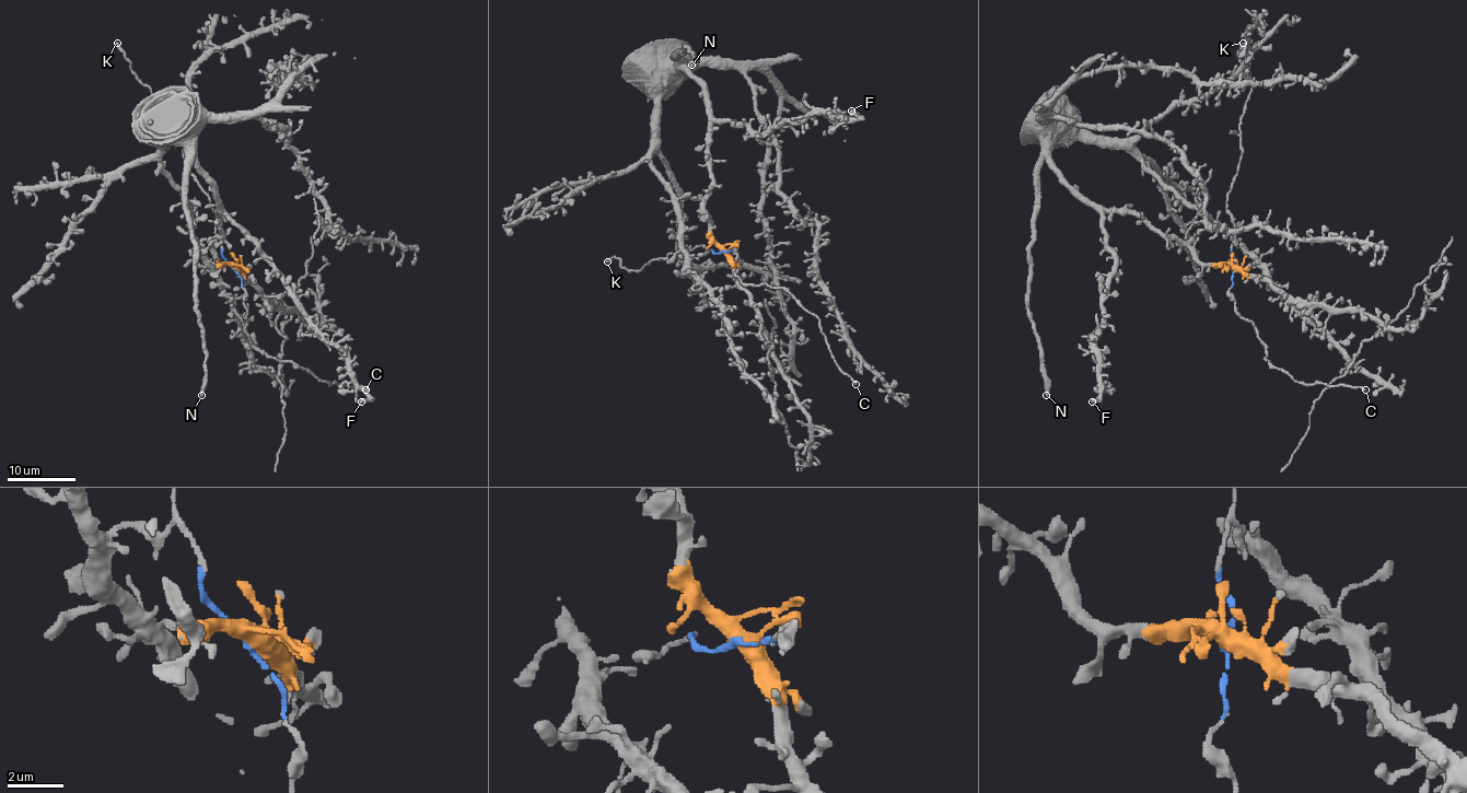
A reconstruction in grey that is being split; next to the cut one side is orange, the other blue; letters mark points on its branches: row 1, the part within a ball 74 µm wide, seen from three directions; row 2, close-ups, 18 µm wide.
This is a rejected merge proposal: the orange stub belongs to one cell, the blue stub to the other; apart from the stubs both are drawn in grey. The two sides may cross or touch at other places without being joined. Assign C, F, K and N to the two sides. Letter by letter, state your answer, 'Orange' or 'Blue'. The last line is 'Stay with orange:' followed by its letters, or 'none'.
C: Blue
F: Orange
K: Blue
N: Orange
Stay with orange: F, N

